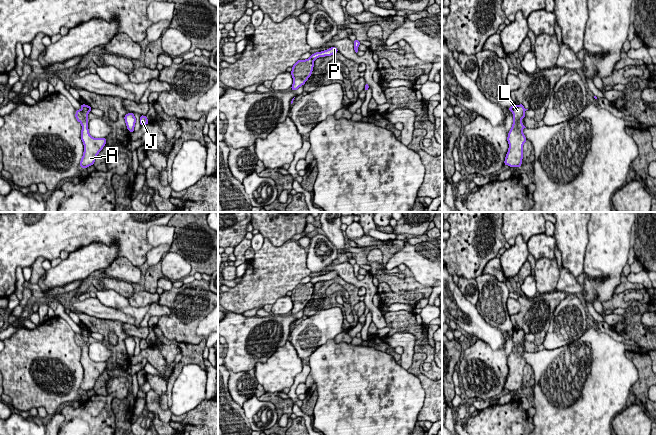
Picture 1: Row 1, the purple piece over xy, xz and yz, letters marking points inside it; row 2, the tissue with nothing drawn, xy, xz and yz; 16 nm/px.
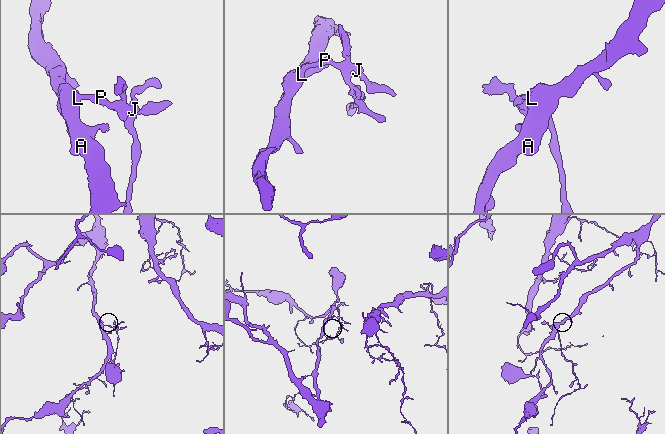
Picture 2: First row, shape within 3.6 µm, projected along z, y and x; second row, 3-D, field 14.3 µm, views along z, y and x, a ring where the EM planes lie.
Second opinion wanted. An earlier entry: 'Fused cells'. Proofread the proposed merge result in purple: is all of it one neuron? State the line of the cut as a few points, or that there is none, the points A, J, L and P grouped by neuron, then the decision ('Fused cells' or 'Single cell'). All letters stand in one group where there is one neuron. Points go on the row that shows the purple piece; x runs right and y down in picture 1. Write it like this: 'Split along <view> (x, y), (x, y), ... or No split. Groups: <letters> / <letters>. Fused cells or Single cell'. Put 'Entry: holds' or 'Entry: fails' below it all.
Split along xz (310, 57), (313, 60). Groups: A L / J P. Fused cells
Entry: holds

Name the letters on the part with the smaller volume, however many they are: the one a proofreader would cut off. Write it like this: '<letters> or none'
J, P

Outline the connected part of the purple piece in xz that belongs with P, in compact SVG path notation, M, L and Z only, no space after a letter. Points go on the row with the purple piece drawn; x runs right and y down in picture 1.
M331 47L331 48L327 49L327 50L311 54L310 58L312 60L315 60L315 59L317 59L319 57L331 56L331 55L333 55L335 53L338 53L338 49L336 47Z

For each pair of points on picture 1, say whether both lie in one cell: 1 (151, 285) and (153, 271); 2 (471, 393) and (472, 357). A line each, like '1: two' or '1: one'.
1: one
2: one

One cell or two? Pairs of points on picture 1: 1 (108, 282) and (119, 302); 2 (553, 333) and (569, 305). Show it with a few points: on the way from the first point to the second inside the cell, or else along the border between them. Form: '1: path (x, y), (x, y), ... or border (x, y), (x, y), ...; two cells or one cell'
1: border (98, 290), (113, 290), (127, 299); two cells
2: path (560, 326), (569, 317), (569, 312); one cell

